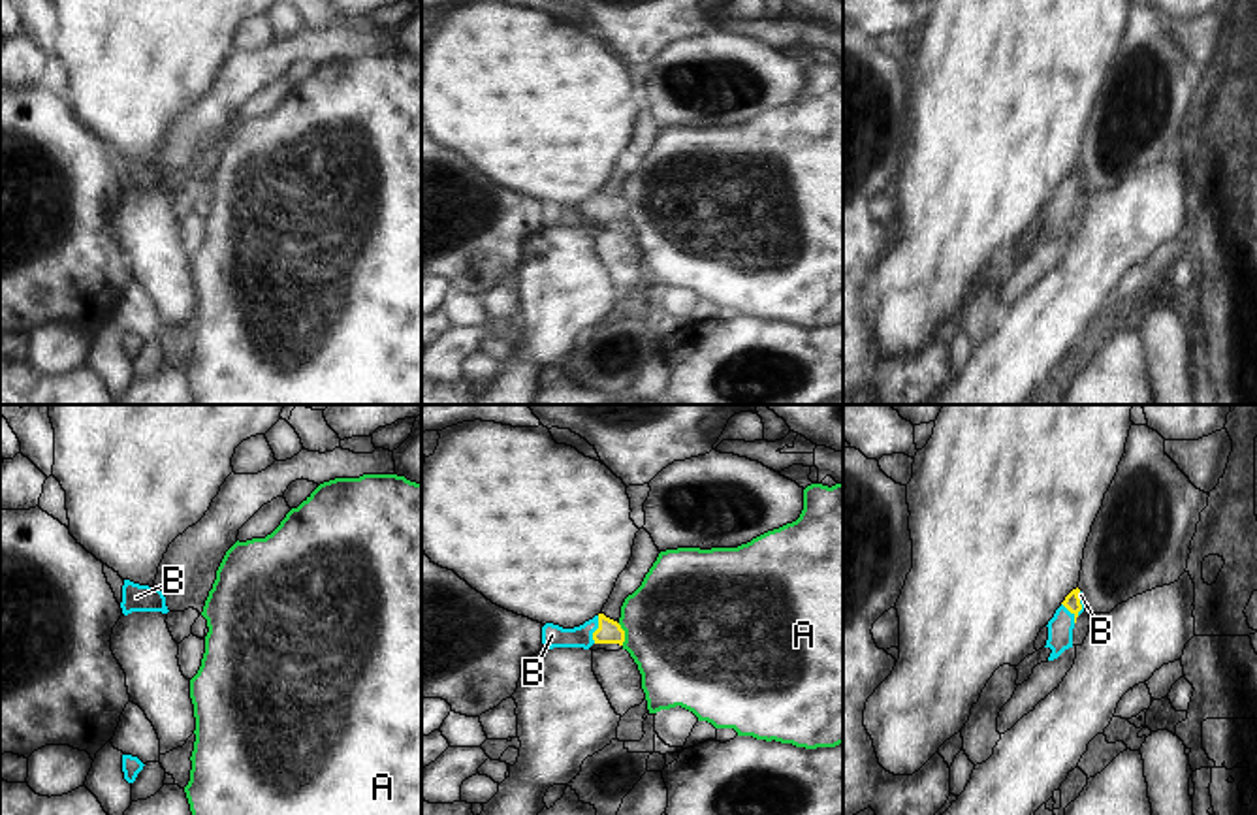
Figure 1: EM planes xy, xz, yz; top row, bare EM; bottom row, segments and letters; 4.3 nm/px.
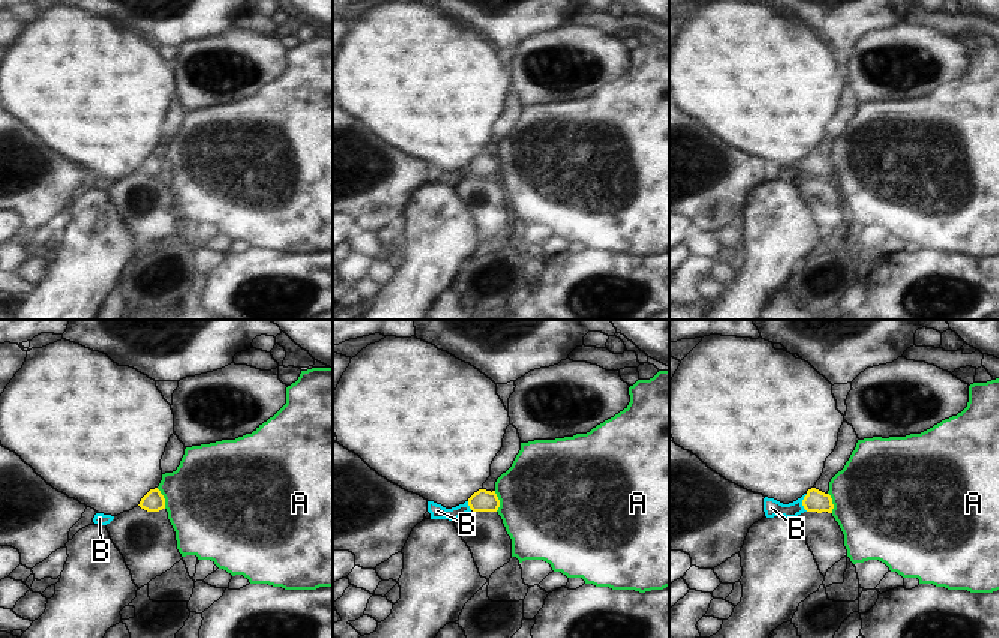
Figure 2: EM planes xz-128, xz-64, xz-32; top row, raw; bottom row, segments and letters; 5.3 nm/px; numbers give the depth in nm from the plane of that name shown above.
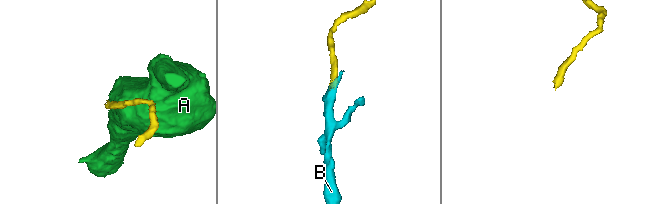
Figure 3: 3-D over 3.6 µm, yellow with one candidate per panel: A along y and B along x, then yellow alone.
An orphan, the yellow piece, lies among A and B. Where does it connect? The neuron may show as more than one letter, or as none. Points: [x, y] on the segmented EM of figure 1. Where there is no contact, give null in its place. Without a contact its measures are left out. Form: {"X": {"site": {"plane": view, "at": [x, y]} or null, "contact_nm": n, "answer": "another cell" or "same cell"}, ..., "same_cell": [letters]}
{"A": {"site": {"plane": "xz", "at": [623, 635]}, "contact_nm": 100, "answer": "another cell"}, "B": {"site": {"plane": "xz", "at": [597, 629]}, "contact_nm": 120, "answer": "same cell"}, "same_cell": ["B"]}

